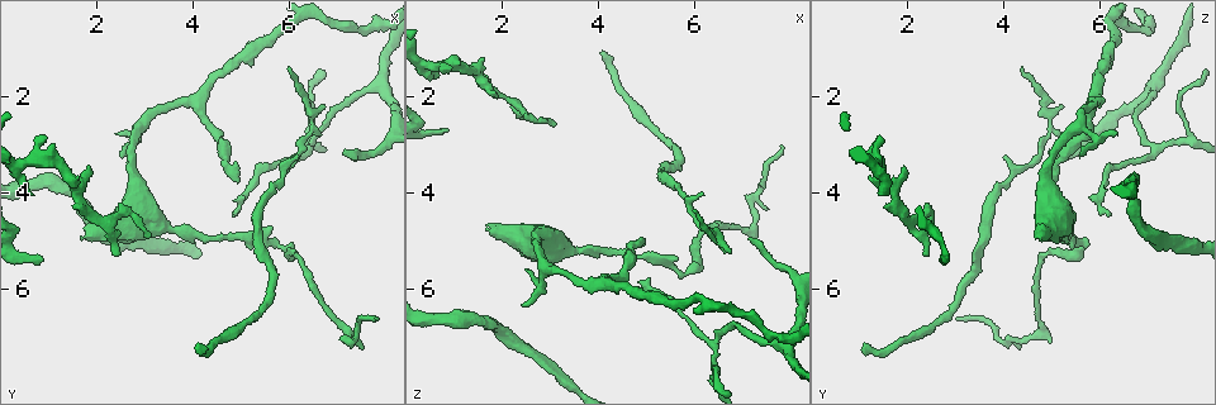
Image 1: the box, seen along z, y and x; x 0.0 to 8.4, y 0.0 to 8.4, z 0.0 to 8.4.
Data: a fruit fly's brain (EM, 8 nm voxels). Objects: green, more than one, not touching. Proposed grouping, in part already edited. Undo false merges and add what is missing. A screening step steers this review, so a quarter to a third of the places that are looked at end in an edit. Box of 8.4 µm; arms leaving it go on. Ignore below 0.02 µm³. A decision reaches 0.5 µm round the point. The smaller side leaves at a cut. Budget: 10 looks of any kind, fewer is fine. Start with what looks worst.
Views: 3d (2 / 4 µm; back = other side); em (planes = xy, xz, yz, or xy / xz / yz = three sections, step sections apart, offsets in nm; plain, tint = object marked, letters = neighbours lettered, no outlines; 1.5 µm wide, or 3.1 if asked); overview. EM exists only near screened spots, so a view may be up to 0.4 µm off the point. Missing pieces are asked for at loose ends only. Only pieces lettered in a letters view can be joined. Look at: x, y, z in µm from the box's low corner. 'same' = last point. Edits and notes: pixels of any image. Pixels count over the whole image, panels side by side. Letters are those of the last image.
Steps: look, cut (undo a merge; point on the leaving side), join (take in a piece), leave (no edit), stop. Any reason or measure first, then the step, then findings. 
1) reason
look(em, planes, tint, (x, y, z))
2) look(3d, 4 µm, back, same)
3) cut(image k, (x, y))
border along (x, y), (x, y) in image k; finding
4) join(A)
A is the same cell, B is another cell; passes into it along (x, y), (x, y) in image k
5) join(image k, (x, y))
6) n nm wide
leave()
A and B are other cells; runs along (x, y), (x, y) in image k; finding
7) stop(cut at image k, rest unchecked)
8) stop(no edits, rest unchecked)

look(em, xy, step 8, tint, (0.90, 2.80, 1.50))

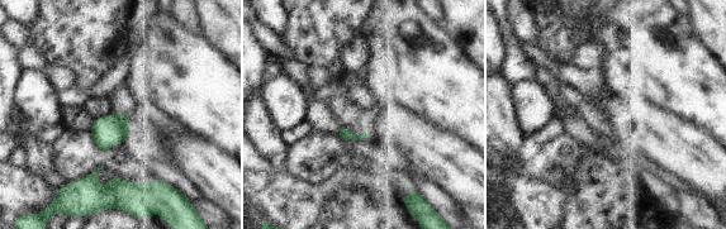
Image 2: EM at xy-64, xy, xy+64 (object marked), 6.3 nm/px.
look(em, planes, letters, same)

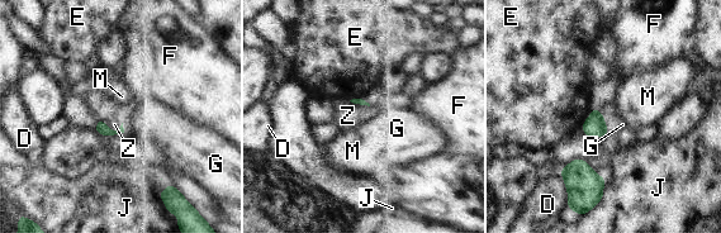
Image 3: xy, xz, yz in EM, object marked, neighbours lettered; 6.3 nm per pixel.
leave()
D, E, F, G, J, M and Z are other cells; border along (98, 118), (112, 129), (122, 124) in image 3; no lettered piece goes on from it

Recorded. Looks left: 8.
look(em, xz, step 4, tint, (4.10, 7.35, 1.05))

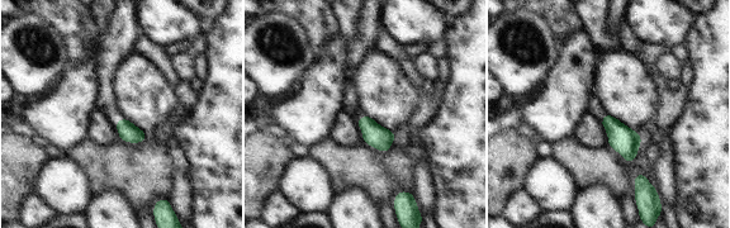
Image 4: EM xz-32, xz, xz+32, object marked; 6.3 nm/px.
cut it another way
look(em, planes, letters, same)

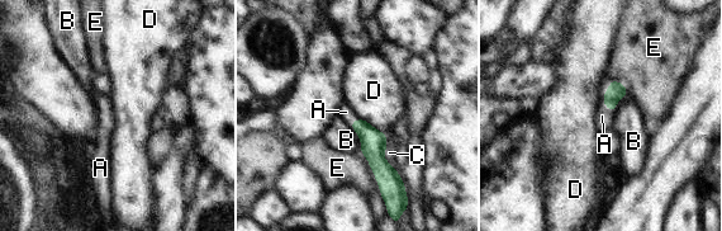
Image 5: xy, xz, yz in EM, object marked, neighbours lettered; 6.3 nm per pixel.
100 nm wide
join(image 5, (602, 116))
A is the same cell, B, C, D and E are other cells; passes into it along (616, 90), (603, 97), (602, 116) in image 5; it goes on there

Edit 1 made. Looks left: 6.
look(overview)

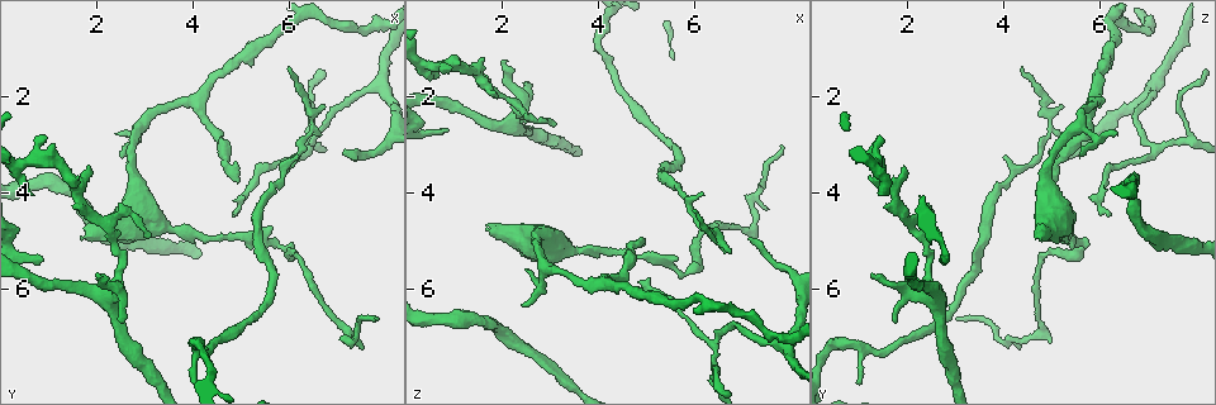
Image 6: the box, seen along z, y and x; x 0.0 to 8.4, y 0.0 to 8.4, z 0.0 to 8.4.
look(em, xz, step 8, letters, (2.55, 6.65, 1.75))

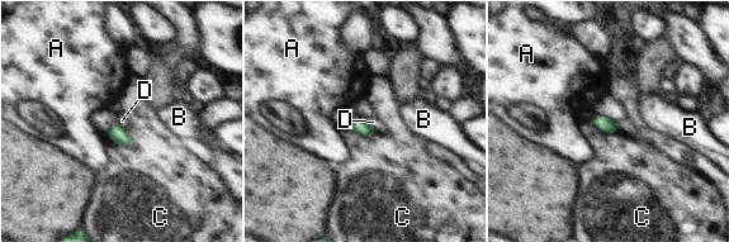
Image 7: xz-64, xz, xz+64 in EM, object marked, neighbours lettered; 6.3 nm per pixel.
leave()
A, B, C and D are other cells; border along (109, 137), (127, 146), (133, 143) in image 7; no lettered piece goes on from it

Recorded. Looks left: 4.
thin end
look(em, xz, step 4, plain, (7.15, 3.15, 4.95))

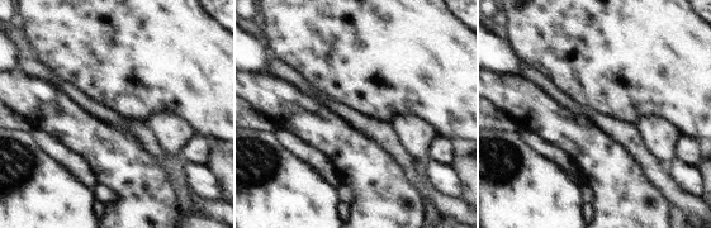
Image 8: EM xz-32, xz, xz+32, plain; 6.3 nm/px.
look(em, xz, step 4, letters, same)

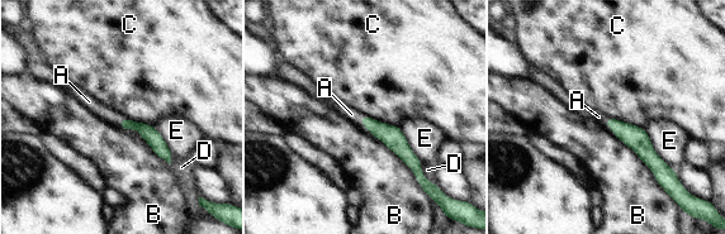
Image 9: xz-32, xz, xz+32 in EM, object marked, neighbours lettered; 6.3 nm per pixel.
join(image 9, (351, 114))
A is the same cell, B, C, D and E are other cells; passes into it along (391, 135), (363, 124), (351, 114) in image 9; the neuron continues

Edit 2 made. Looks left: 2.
stop(join at image 5, join at image 9, rest unchecked)

